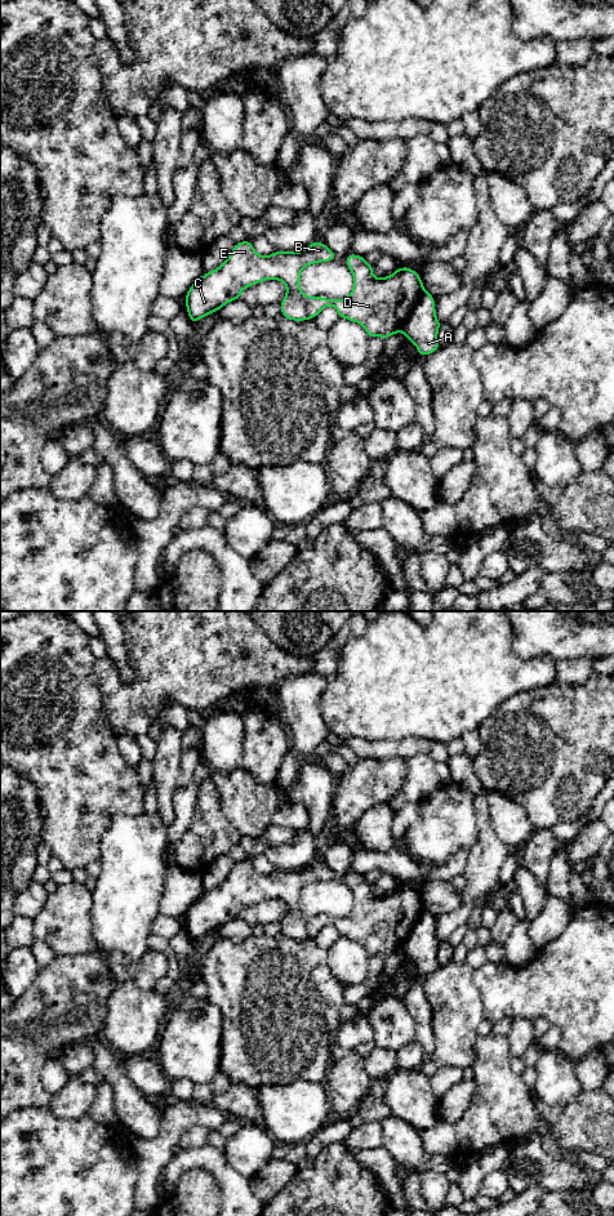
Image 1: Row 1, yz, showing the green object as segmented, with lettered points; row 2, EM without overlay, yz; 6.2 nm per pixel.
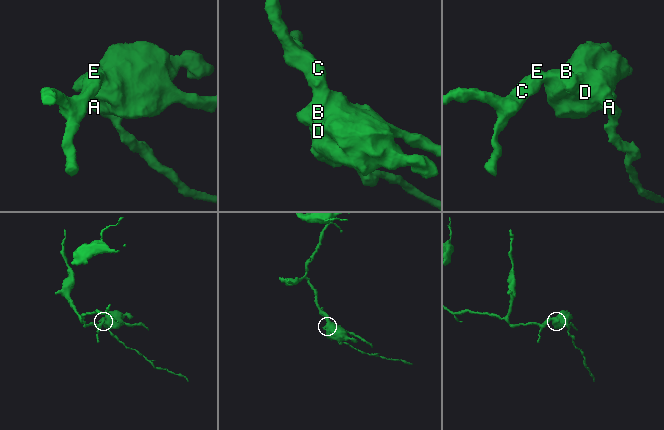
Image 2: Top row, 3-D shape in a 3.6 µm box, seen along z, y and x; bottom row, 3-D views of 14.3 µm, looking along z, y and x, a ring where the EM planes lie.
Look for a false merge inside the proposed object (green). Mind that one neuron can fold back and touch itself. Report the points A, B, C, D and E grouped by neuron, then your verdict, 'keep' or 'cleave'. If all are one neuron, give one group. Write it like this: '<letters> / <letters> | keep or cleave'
A / B C D E | cleave

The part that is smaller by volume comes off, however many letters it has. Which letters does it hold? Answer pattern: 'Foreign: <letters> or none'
Foreign: A

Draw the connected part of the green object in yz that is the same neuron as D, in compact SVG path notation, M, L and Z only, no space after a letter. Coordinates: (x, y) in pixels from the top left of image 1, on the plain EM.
M248 859L235 863L228 877L215 888L204 892L196 899L187 913L186 927L192 943L197 939L219 930L227 922L240 918L241 909L266 899L279 899L285 903L286 913L281 922L281 934L293 940L315 937L325 926L334 925L339 937L361 943L369 957L383 958L400 952L410 930L424 910L422 896L409 886L396 887L391 895L377 897L373 895L373 883L364 874L348 873L347 886L353 894L353 908L343 918L328 918L322 916L308 916L301 907L301 891L304 886L321 881L337 878L334 870L325 863L315 860L301 870L273 870L271 874L259 874Z

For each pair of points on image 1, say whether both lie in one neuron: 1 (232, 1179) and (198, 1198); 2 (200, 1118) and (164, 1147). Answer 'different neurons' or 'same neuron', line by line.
1: different neurons
2: same neuron

